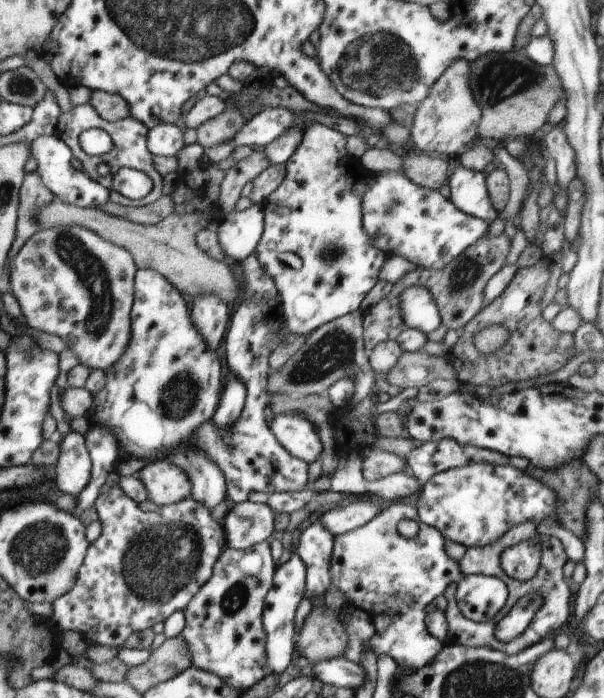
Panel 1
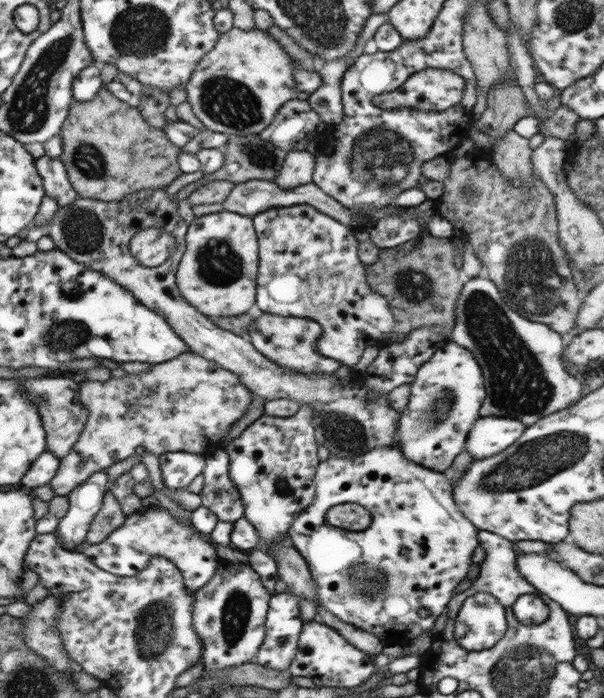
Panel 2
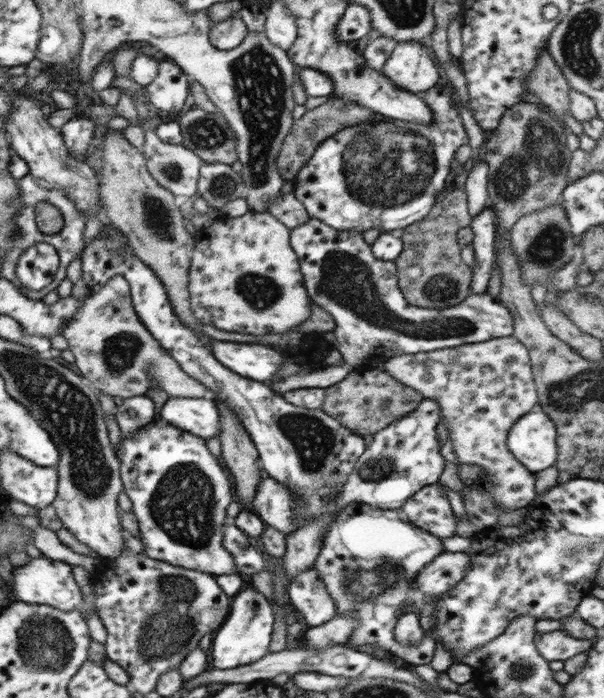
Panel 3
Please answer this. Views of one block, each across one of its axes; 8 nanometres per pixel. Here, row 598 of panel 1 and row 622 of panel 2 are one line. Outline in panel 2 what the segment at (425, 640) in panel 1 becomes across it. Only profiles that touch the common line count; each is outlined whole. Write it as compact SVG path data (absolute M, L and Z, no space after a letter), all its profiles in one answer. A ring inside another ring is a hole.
M377 446L372 450L368 450L360 456L354 458L338 458L330 454L326 461L319 461L317 471L315 474L315 497L313 503L304 512L301 512L292 523L289 538L293 542L294 548L304 558L308 564L308 569L314 582L316 582L316 596L318 602L331 612L334 616L338 617L342 622L354 626L364 632L368 632L379 638L384 646L402 646L407 647L415 638L420 637L425 632L432 632L437 619L446 610L450 604L450 600L454 598L455 588L467 579L469 568L472 564L472 556L479 546L477 534L479 529L476 528L458 508L453 497L452 480L446 478L444 473L430 470L428 467L417 465L415 462L410 462L404 458L400 448L391 448L388 446ZM345 502L354 502L364 506L372 517L372 522L364 529L364 532L348 532L346 529L334 527L330 525L324 515L327 510L336 504L344 504ZM426 608L430 610L430 616L427 618L420 618L420 610Z

